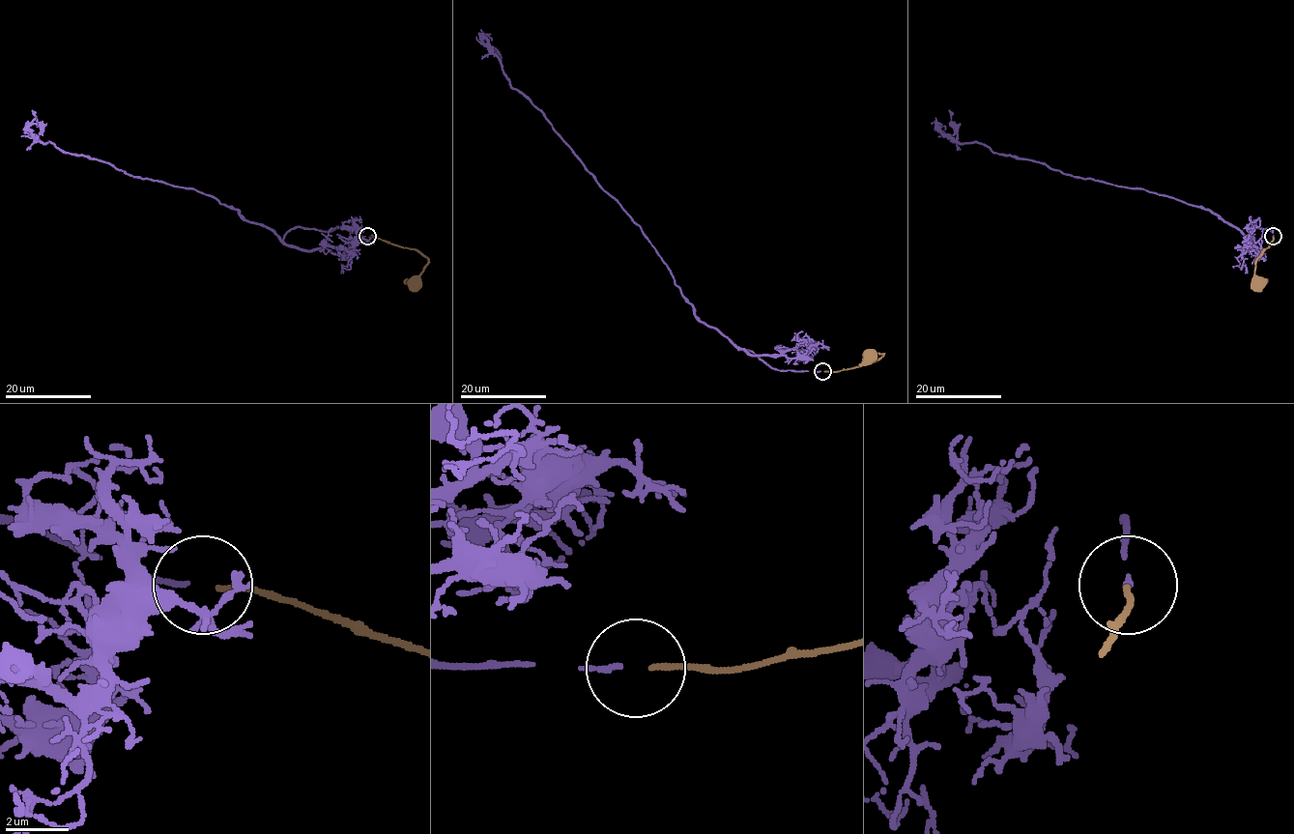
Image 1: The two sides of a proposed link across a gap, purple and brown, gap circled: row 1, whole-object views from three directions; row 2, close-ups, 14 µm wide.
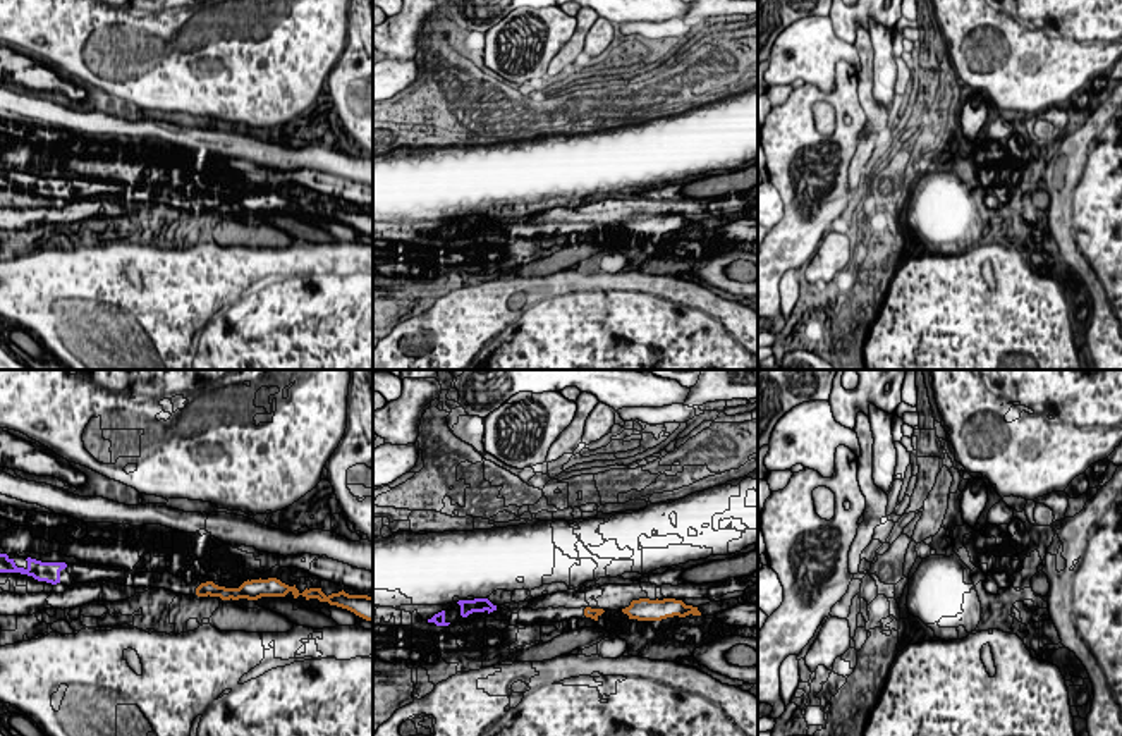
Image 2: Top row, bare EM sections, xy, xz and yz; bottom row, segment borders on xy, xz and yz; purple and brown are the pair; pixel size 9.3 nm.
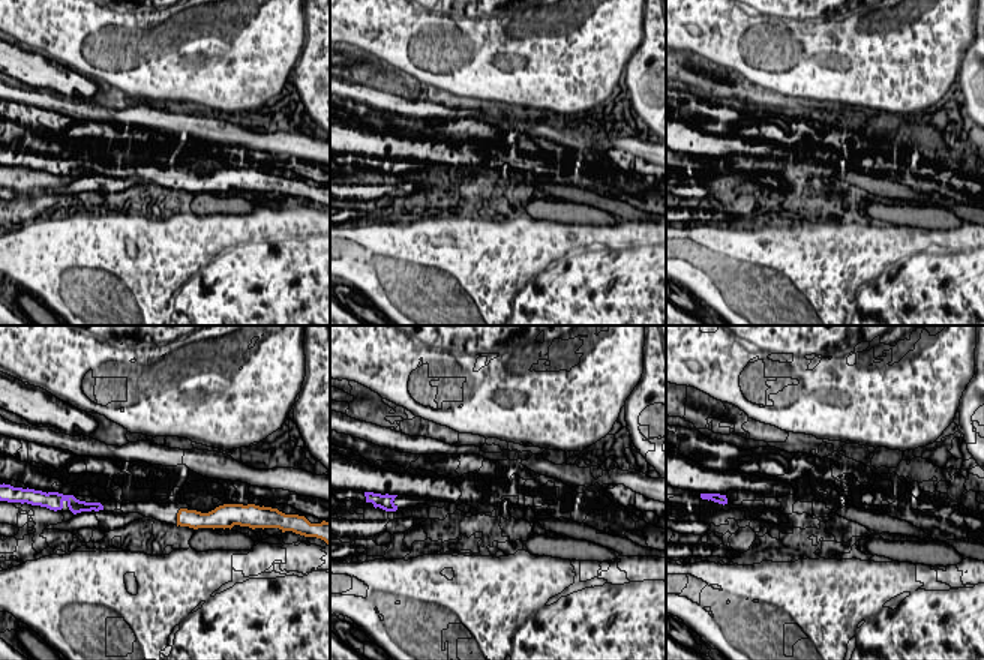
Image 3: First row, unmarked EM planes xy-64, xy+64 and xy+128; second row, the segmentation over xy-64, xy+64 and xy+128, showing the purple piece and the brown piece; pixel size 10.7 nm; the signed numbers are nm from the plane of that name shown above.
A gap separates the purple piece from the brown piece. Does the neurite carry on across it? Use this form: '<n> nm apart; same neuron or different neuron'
850 nm apart; same neuron

